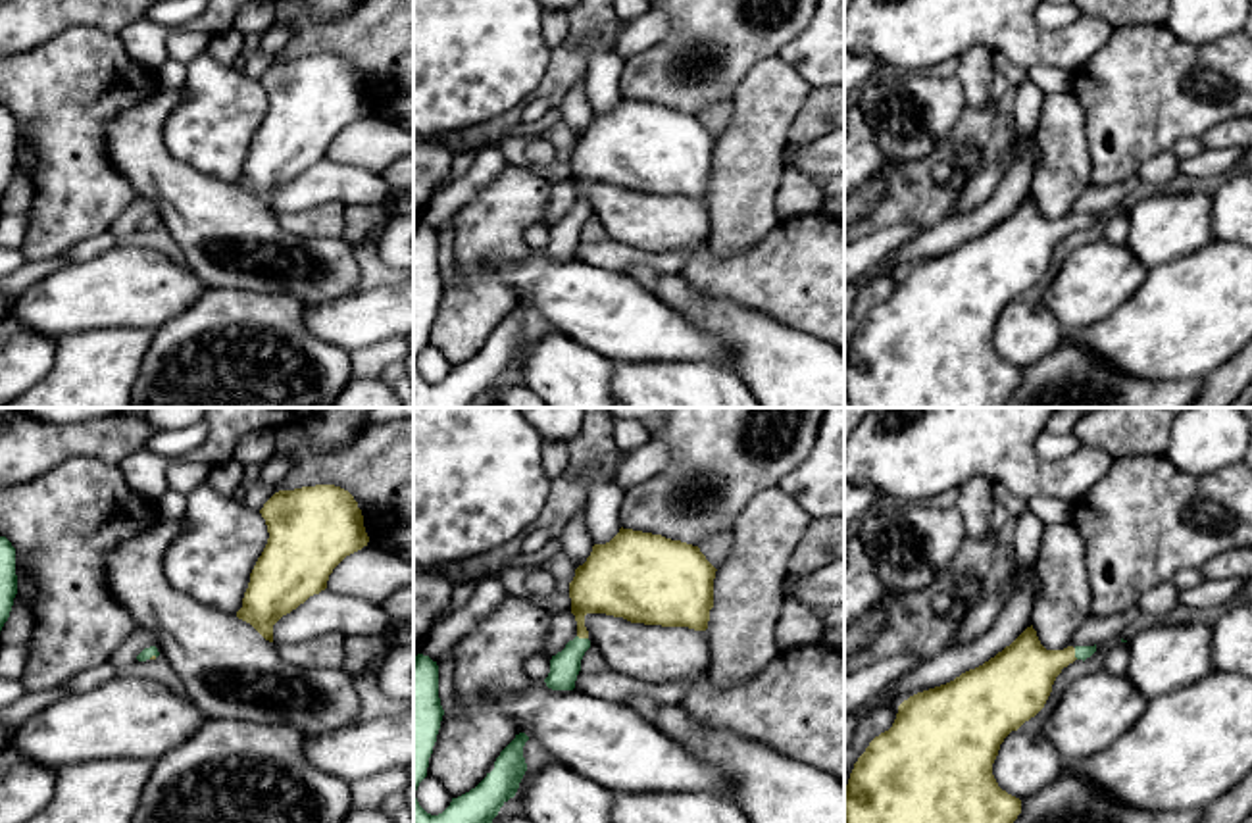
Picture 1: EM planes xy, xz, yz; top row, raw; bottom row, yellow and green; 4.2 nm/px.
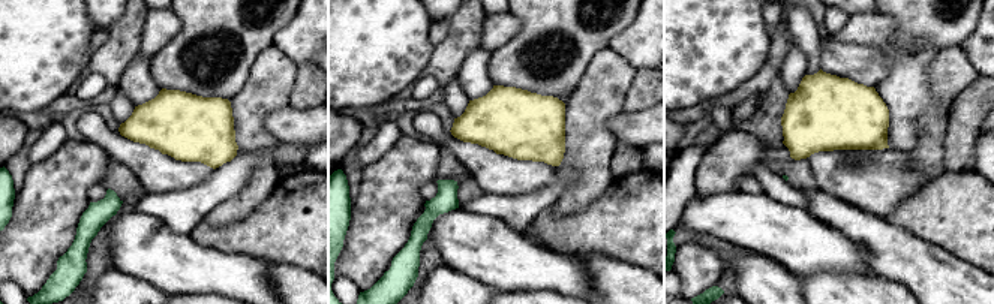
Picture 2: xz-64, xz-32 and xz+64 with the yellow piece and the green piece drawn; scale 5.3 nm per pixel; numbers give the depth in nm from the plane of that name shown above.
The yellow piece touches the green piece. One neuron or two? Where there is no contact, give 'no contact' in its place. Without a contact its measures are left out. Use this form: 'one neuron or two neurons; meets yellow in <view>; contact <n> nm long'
one neuron; meets yellow in xz; contact 50 nm long

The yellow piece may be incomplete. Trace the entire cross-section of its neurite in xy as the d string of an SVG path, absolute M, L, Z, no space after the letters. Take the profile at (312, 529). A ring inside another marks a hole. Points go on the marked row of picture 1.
M335 485L279 490L260 513L269 538L237 617L273 642L273 625L325 590L333 569L369 536L358 502Z

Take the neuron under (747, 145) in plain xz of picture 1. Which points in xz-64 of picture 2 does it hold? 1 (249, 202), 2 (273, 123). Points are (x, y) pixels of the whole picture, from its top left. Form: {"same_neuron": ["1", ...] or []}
{"same_neuron": ["1"]}

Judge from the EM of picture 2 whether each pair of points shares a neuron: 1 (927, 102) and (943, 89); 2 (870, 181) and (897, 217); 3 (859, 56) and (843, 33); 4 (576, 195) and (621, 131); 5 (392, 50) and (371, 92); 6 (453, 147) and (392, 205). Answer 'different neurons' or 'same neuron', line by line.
1: different neurons
2: different neurons
3: different neurons
4: different neurons
5: same neuron
6: different neurons

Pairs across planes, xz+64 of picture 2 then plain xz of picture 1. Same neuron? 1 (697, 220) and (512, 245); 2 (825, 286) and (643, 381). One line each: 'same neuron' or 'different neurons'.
1: different neurons
2: same neuron

